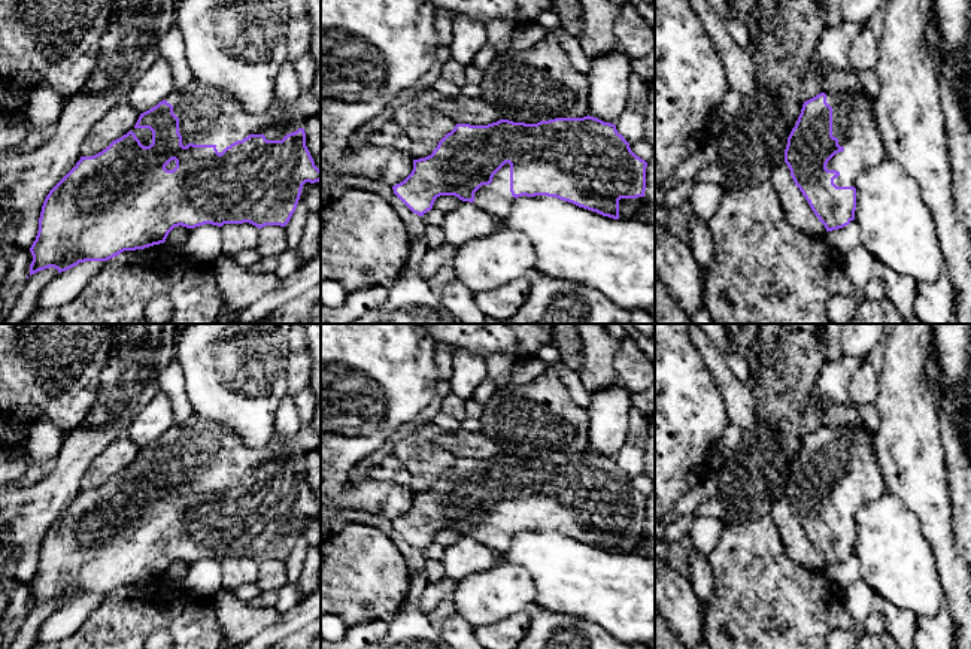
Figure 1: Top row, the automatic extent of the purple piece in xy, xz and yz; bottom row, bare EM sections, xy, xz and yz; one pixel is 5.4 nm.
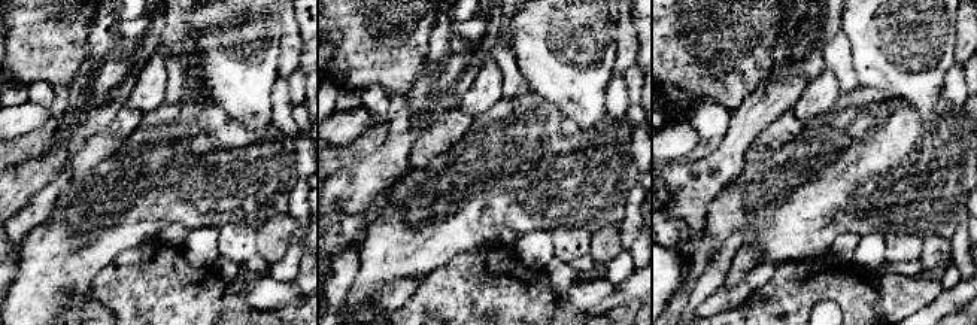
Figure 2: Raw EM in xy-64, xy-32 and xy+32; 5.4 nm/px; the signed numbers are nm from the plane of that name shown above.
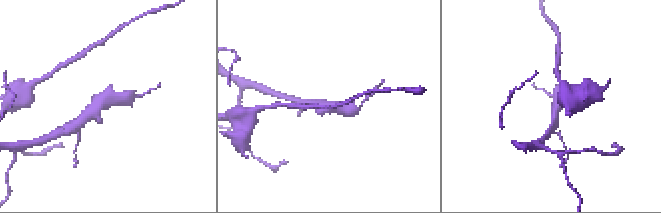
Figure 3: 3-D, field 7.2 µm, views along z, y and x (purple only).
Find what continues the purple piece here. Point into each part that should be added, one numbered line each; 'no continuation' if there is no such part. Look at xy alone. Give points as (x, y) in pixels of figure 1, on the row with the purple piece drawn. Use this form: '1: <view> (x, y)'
1: xy (206, 117)

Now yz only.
1: yz (853, 123)

